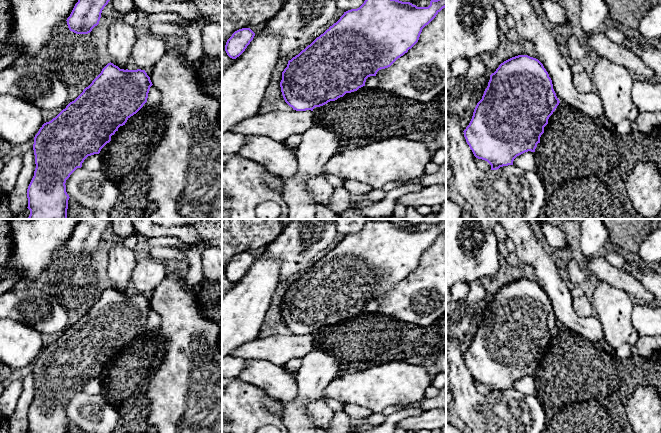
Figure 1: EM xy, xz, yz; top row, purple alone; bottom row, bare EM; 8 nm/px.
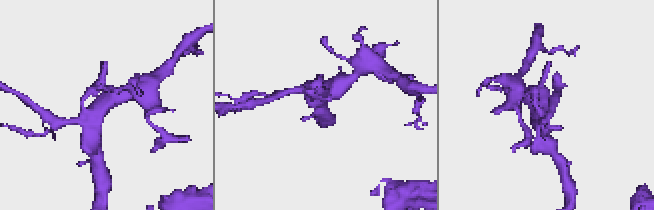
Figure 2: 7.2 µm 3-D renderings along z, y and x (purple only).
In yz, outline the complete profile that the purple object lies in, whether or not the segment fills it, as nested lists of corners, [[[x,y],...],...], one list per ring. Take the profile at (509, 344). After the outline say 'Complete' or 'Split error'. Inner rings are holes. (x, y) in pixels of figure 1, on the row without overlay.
[[[528,279],[512,281],[490,299],[482,323],[477,327],[464,361],[478,383],[487,385],[491,394],[513,389],[514,383],[528,375],[535,376],[544,351],[560,325],[543,288]]]. Complete

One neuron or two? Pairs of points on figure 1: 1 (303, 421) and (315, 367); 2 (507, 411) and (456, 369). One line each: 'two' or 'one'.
1: one
2: one

